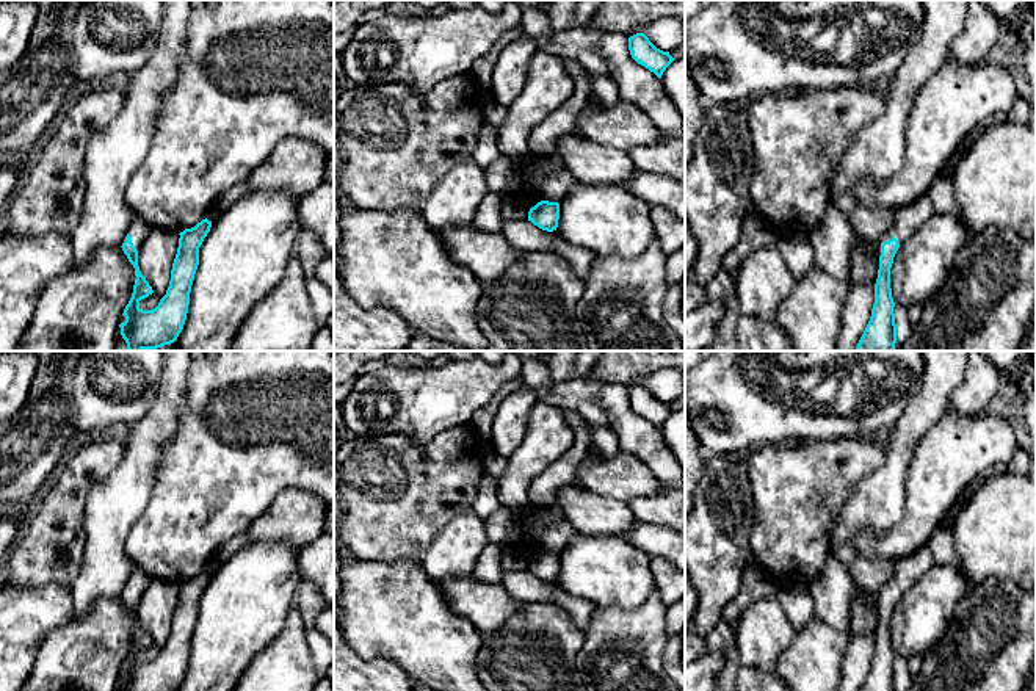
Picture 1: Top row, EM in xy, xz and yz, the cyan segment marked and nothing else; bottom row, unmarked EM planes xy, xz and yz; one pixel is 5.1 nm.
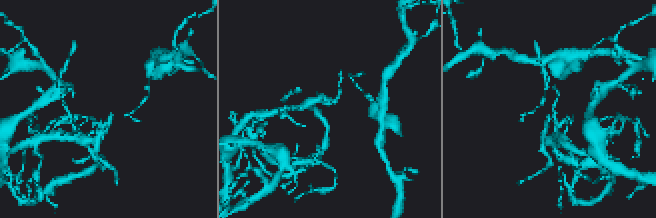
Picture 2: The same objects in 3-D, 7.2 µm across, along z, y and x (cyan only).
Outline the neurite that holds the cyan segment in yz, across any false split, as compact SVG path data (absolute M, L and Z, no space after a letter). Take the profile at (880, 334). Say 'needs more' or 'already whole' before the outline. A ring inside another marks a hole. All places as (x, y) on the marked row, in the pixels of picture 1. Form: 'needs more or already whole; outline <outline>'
needs more; outline M928 194L898 210L892 227L884 233L878 248L878 279L875 284L875 304L870 321L857 343L856 351L893 351L897 343L897 324L890 288L890 268L897 251L933 215L934 207Z

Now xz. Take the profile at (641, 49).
already whole; outline M644 33L628 38L628 50L632 58L661 78L666 67L676 60L669 52L657 49Z

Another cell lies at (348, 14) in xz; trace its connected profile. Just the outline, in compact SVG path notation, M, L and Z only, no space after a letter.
M334 0L334 33L345 33L362 22L367 11L378 9L390 0Z

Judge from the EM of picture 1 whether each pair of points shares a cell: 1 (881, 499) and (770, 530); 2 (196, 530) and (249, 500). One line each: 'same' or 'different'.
1: different
2: same

